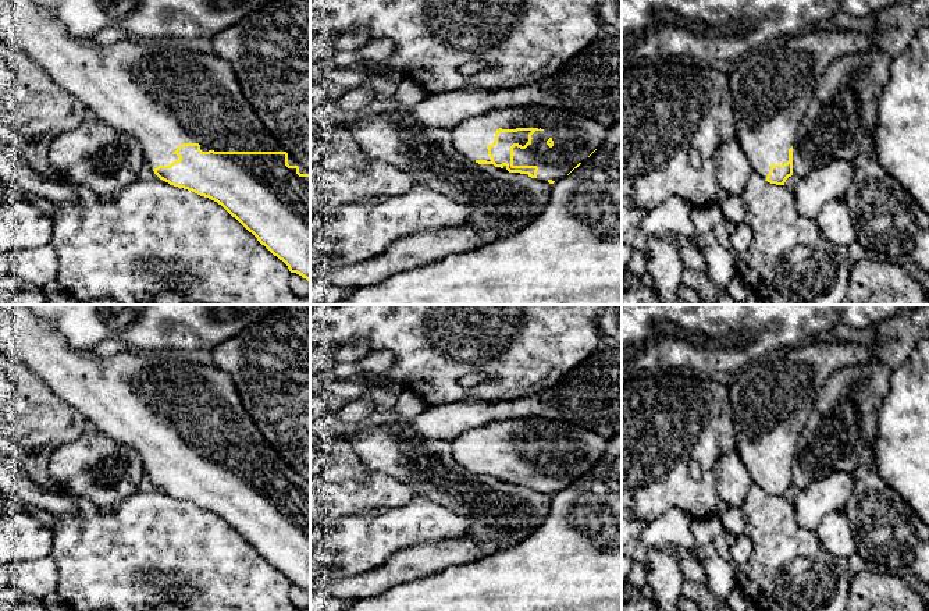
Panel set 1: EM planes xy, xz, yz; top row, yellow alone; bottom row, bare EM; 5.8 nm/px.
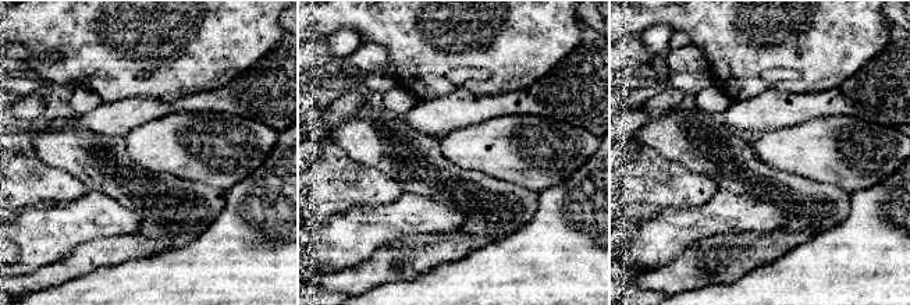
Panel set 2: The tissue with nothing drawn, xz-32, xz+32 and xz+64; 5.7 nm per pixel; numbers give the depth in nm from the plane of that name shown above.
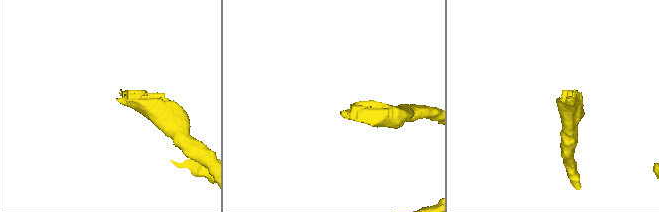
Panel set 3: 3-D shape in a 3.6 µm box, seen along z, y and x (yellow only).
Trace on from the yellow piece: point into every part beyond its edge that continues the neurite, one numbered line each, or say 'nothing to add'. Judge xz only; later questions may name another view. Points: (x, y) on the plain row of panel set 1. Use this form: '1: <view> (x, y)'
1: xz (575, 448)

